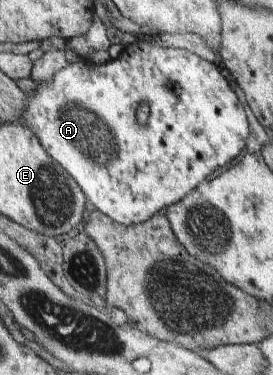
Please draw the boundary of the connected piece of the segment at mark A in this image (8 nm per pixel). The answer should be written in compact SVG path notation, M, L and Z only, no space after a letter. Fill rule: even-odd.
M147 40L136 41L122 50L122 53L115 59L102 65L96 65L87 59L80 59L77 63L68 64L64 69L57 71L50 84L37 84L36 93L28 94L27 109L21 118L21 123L30 126L32 132L36 133L44 145L45 150L60 164L67 169L67 172L77 181L77 184L83 189L85 194L92 200L92 203L102 213L107 214L114 221L120 222L125 226L131 226L144 223L151 219L152 216L163 213L164 210L180 201L188 191L192 191L198 183L203 183L204 179L214 173L218 167L224 167L230 163L234 157L240 155L240 151L246 147L248 139L248 121L244 107L238 99L238 95L232 91L224 75L216 64L202 59L194 52L184 48L165 48L155 42ZM146 101L150 108L149 121L146 127L142 127L136 118L138 105Z

